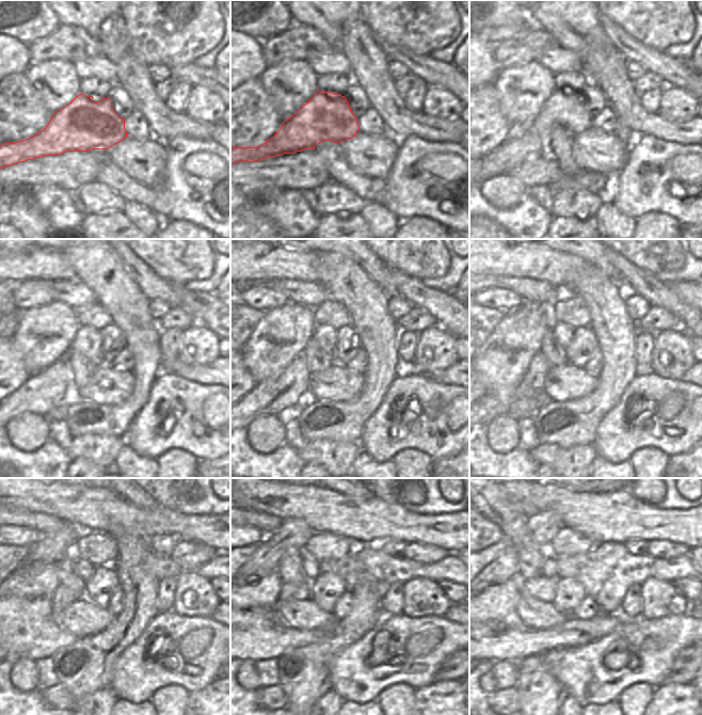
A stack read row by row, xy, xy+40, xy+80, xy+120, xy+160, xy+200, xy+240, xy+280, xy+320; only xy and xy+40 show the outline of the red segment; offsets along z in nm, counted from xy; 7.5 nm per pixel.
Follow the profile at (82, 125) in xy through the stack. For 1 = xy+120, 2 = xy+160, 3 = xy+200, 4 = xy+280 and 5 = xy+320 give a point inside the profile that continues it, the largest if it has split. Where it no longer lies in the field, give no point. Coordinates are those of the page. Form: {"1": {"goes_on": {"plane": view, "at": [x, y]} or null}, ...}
{"1": {"goes_on": {"plane": "xy+120", "at": [86, 340]}}, "2": {"goes_on": {"plane": "xy+160", "at": [324, 335]}}, "3": {"goes_on": {"plane": "xy+200", "at": [563, 333]}}, "4": {"goes_on": {"plane": "xy+280", "at": [312, 568]}}, "5": {"goes_on": {"plane": "xy+320", "at": [549, 570]}}}

